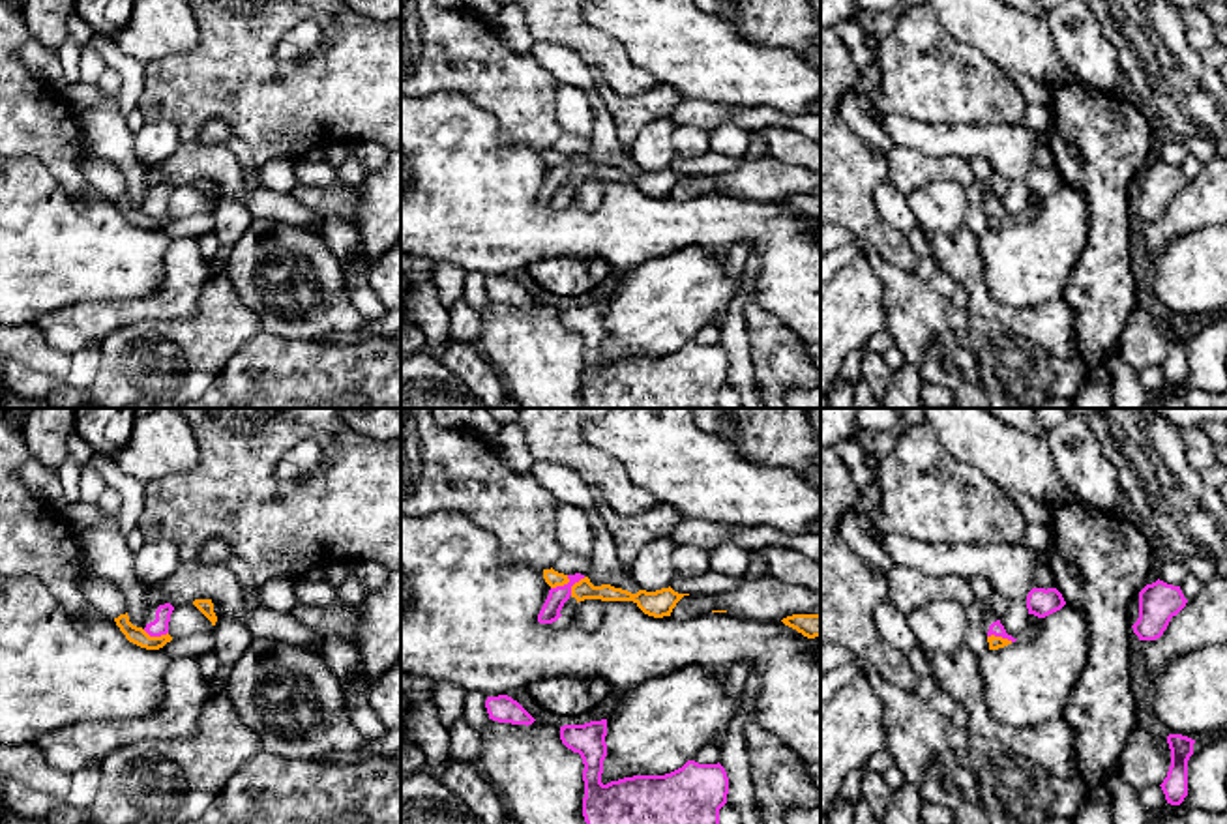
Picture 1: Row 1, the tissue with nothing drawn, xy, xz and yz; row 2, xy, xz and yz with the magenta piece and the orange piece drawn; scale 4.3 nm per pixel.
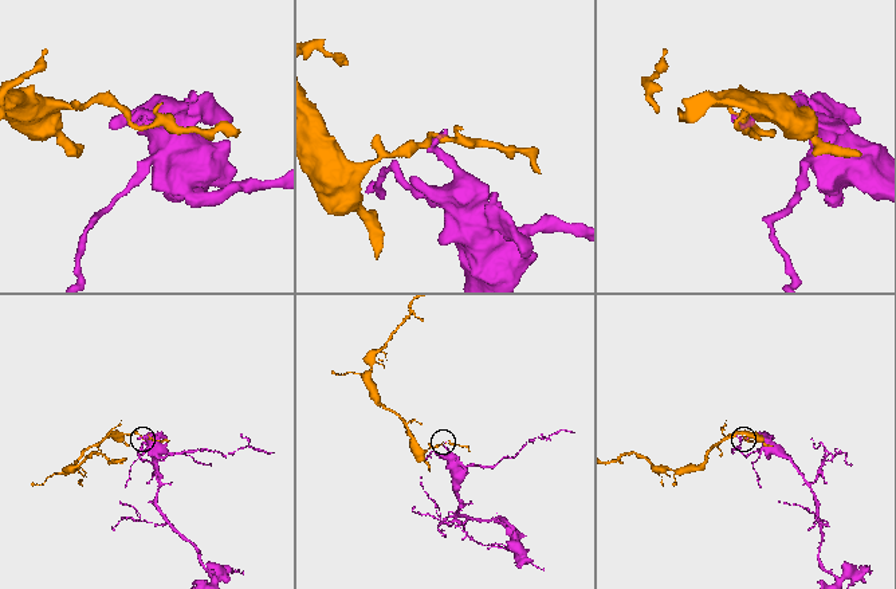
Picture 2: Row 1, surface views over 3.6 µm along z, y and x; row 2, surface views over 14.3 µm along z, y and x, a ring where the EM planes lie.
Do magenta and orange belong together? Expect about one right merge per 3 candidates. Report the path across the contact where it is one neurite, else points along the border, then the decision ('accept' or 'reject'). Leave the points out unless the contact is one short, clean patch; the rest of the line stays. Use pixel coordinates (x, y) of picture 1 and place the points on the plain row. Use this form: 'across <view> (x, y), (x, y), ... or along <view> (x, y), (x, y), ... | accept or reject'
along xy (143, 210), (150, 216), (167, 214) | reject

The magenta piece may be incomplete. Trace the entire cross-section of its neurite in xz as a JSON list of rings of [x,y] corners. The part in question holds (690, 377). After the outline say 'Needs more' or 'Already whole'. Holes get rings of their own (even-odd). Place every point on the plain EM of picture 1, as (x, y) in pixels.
[[[607,300],[560,307],[562,324],[584,345],[586,408],[719,408],[729,358],[717,345],[687,341],[665,356],[633,356],[601,363]]]. Already whole

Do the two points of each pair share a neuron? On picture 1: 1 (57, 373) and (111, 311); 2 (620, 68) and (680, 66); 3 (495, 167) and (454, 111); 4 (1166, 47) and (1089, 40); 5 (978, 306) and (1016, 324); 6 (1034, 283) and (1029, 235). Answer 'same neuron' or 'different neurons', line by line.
1: different neurons
2: different neurons
3: same neuron
4: different neurons
5: same neuron
6: same neuron

